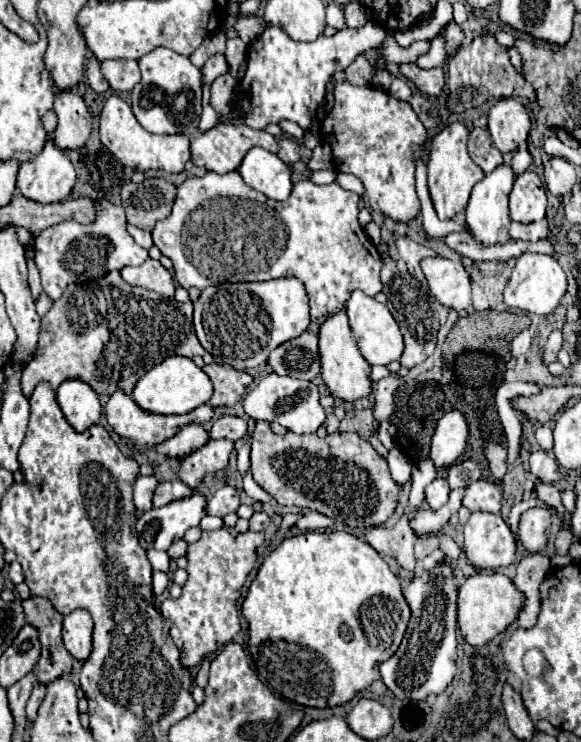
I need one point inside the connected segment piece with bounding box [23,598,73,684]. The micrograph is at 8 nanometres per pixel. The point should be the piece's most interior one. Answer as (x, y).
(55, 661)

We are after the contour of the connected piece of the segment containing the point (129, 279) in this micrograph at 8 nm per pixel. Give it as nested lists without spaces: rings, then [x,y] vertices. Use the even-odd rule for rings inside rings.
[[[147,258],[141,266],[127,266],[121,270],[121,276],[127,284],[133,286],[143,286],[147,290],[155,290],[163,296],[173,298],[175,294],[175,282],[169,270],[161,266],[159,260]]]

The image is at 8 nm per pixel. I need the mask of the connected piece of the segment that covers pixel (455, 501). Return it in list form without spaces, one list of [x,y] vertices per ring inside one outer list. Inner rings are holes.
[[[463,488],[459,490],[451,490],[449,500],[445,506],[441,506],[439,510],[425,510],[419,508],[415,512],[415,516],[409,520],[409,526],[413,528],[413,532],[417,536],[435,536],[439,534],[451,520],[453,514],[457,514],[457,510],[461,508],[461,496],[463,496]]]

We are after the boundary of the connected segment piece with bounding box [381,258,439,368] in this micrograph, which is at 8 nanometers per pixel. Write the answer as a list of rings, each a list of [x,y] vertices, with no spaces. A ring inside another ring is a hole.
[[[391,258],[383,260],[383,270],[381,270],[381,282],[383,282],[383,292],[387,294],[387,308],[397,320],[403,338],[405,338],[405,350],[401,356],[401,366],[413,368],[427,360],[437,344],[437,330],[439,330],[439,316],[431,310],[429,304],[429,294],[421,288],[421,284],[409,274],[401,272]]]

